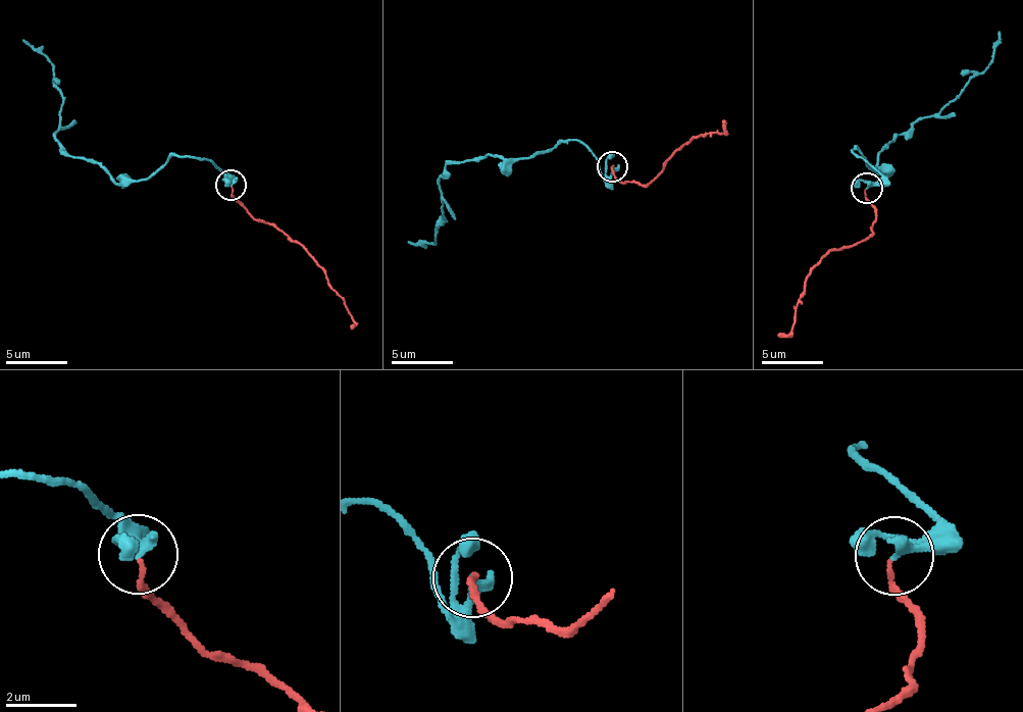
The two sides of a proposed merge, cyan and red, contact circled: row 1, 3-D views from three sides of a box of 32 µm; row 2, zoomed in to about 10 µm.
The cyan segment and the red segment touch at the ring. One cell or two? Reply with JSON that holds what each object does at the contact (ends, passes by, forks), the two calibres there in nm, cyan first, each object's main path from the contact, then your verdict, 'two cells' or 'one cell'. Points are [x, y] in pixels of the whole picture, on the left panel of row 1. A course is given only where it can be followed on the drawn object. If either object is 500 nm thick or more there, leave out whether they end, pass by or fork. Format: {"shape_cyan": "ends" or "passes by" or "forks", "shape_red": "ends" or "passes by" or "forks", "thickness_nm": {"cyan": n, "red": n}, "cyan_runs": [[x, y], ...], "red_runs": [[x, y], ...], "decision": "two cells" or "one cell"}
{"shape_cyan": "ends", "shape_red": "ends", "thickness_nm": {"cyan": 320, "red": 150}, "cyan_runs": [[229, 184], [187, 155], [144, 180], [71, 158], [56, 140], [54, 70], [21, 39]], "red_runs": [[229, 187], [256, 219], [274, 223], [307, 252], [324, 272], [354, 328]], "decision": "one cell"}

